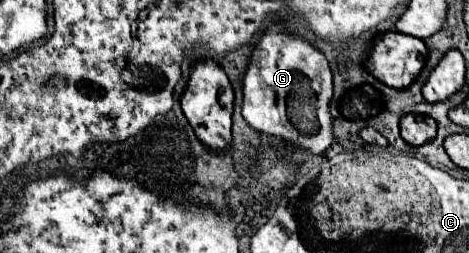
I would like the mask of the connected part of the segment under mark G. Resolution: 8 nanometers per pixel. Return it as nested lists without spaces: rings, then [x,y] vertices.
[[[270,26],[252,52],[244,76],[244,120],[258,132],[322,156],[334,144],[330,100],[332,74],[324,54],[306,40],[284,34],[280,26]]]

